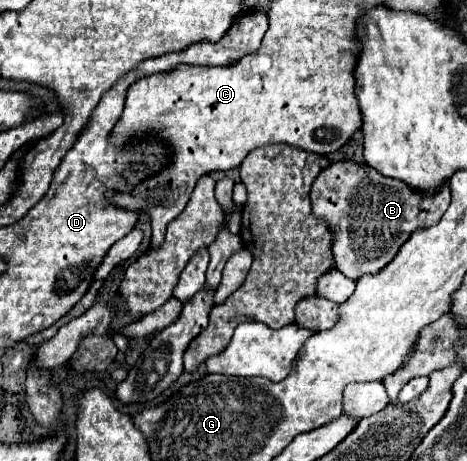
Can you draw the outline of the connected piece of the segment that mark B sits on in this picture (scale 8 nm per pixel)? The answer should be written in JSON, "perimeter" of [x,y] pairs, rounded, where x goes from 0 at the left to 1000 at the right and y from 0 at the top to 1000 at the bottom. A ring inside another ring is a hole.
{"perimeter":[[[717,349],[687,367],[670,393],[666,462],[679,475],[696,475],[713,505],[709,549],[722,584],[760,610],[782,592],[816,588],[889,497],[931,488],[957,458],[961,432],[957,393],[927,423],[910,423],[859,388],[816,380],[782,354]]]}

